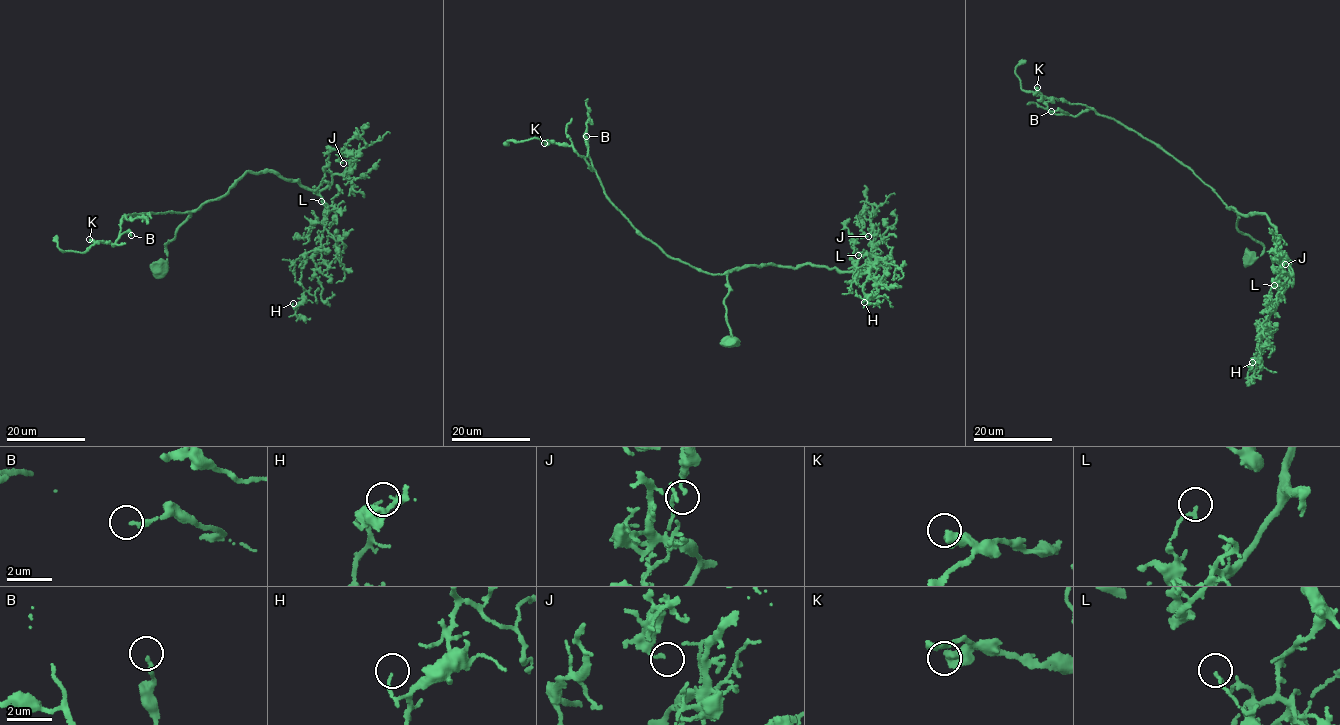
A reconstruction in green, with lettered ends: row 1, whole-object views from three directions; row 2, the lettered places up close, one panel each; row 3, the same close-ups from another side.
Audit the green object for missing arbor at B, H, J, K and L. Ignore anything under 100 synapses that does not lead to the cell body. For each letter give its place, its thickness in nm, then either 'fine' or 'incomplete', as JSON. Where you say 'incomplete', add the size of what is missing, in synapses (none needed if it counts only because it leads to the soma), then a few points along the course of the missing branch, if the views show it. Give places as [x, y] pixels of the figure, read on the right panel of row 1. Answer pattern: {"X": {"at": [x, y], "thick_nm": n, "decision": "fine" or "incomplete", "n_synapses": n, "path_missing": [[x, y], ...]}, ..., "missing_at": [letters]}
{"B": {"at": [1051, 111], "thick_nm": 190, "decision": "fine"}, "H": {"at": [1252, 362], "thick_nm": 110, "decision": "fine"}, "J": {"at": [1285, 264], "thick_nm": 140, "decision": "fine"}, "K": {"at": [1037, 87], "thick_nm": 480, "decision": "fine"}, "L": {"at": [1274, 285], "thick_nm": 130, "decision": "fine"}, "missing_at": []}

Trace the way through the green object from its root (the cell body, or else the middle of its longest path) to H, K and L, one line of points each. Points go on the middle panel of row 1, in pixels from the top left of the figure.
H: (729, 273), (751, 266), (809, 263), (849, 271), (867, 263), (871, 270), (863, 291), (873, 298), (864, 302)
K: (729, 273), (712, 275), (672, 259), (634, 227), (610, 201), (597, 173), (574, 148), (544, 143)
L: (729, 273), (751, 266), (794, 268), (809, 263), (849, 271), (868, 263), (873, 255), (862, 252), (858, 255)

